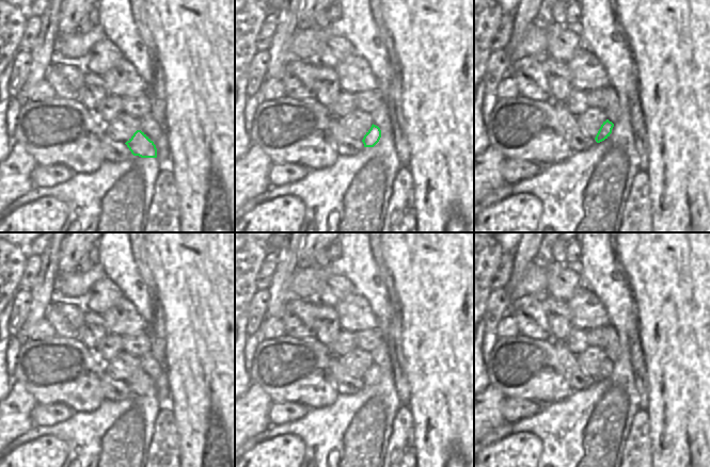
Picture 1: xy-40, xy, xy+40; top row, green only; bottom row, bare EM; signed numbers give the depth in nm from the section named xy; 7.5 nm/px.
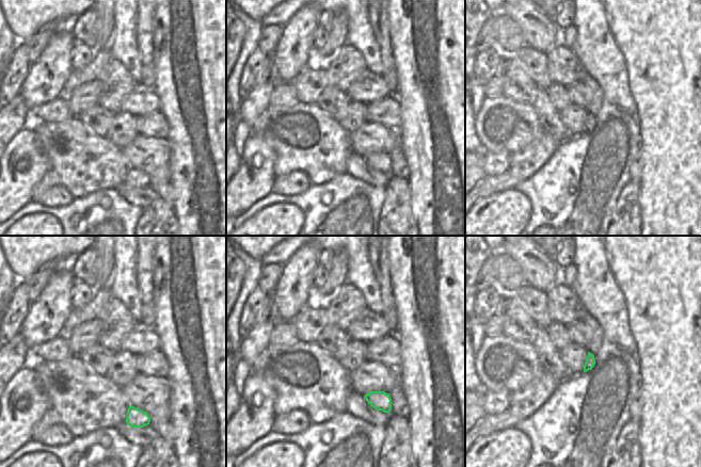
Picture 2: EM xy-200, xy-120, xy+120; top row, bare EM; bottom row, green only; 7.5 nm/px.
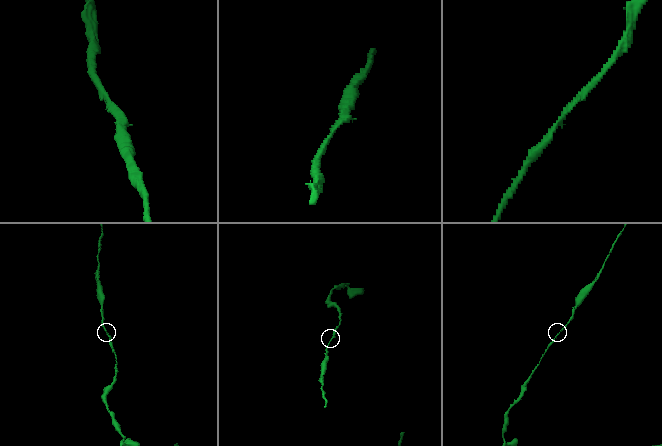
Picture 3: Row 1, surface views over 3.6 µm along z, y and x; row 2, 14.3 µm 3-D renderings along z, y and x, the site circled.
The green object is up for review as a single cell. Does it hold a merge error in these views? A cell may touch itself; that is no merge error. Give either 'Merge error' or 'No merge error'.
No merge error.

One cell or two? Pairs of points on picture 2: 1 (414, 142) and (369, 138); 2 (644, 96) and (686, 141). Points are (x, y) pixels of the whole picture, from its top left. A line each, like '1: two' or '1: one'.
1: two
2: one

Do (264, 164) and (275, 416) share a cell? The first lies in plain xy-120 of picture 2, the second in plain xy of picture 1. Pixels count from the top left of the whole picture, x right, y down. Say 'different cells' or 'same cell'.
different cells

